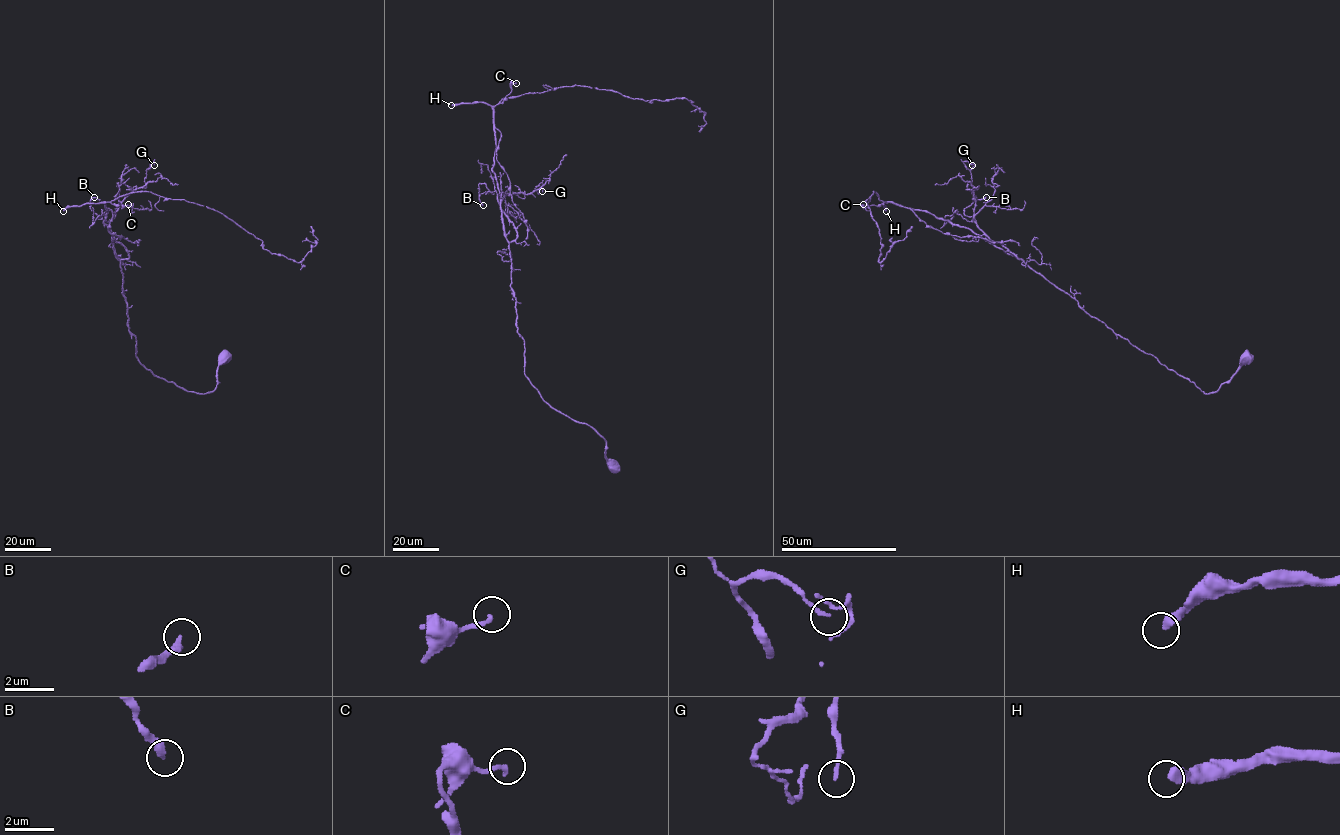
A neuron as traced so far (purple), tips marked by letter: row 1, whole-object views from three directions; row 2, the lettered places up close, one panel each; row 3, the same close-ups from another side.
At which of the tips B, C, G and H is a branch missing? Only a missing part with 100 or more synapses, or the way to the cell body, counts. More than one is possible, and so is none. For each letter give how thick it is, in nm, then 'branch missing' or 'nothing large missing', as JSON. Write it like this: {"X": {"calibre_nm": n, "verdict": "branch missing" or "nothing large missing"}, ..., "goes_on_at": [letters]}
{"B": {"calibre_nm": 300, "verdict": "nothing large missing"}, "C": {"calibre_nm": 190, "verdict": "nothing large missing"}, "G": {"calibre_nm": 150, "verdict": "nothing large missing"}, "H": {"calibre_nm": 440, "verdict": "branch missing"}, "goes_on_at": ["H"]}

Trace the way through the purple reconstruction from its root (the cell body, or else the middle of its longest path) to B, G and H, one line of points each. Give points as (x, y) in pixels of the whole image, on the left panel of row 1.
B: (223, 358), (216, 387), (205, 393), (187, 391), (140, 363), (120, 261), (109, 222), (90, 208), (94, 197)
G: (223, 358), (216, 387), (198, 393), (156, 377), (136, 356), (109, 224), (154, 165)
H: (223, 358), (216, 387), (205, 393), (142, 365), (105, 203), (63, 211)

